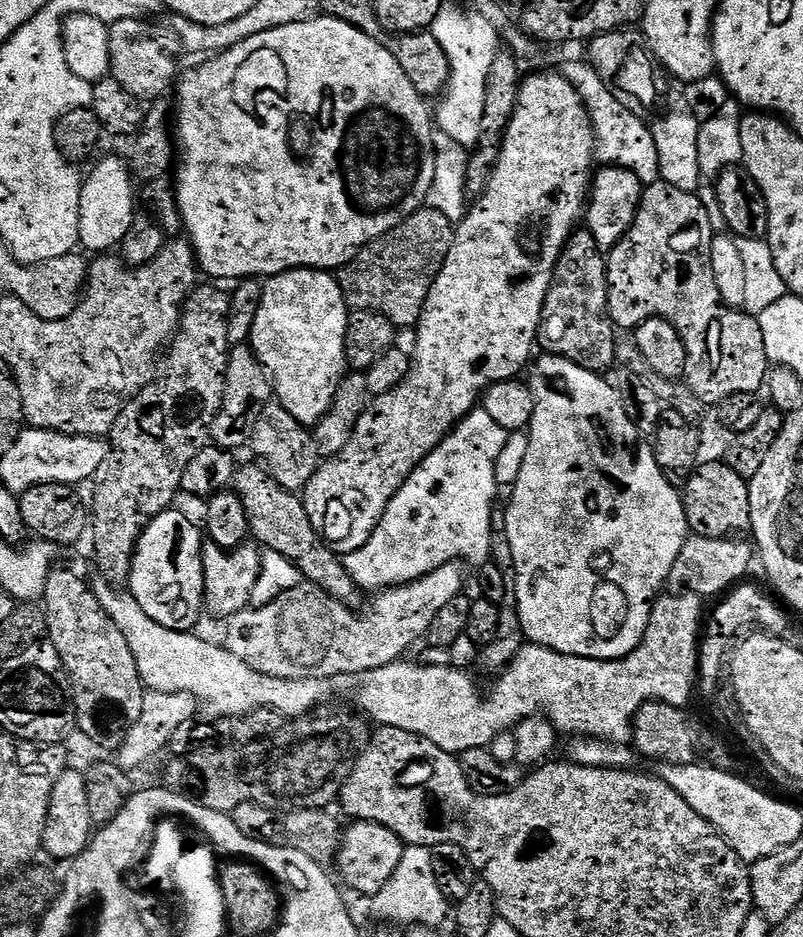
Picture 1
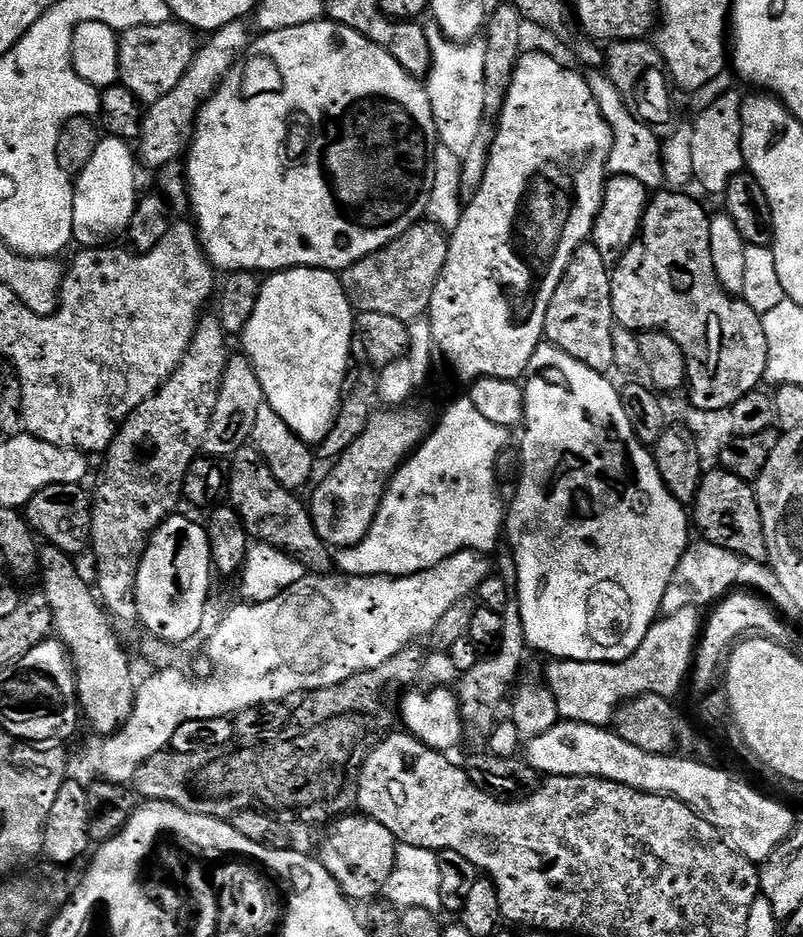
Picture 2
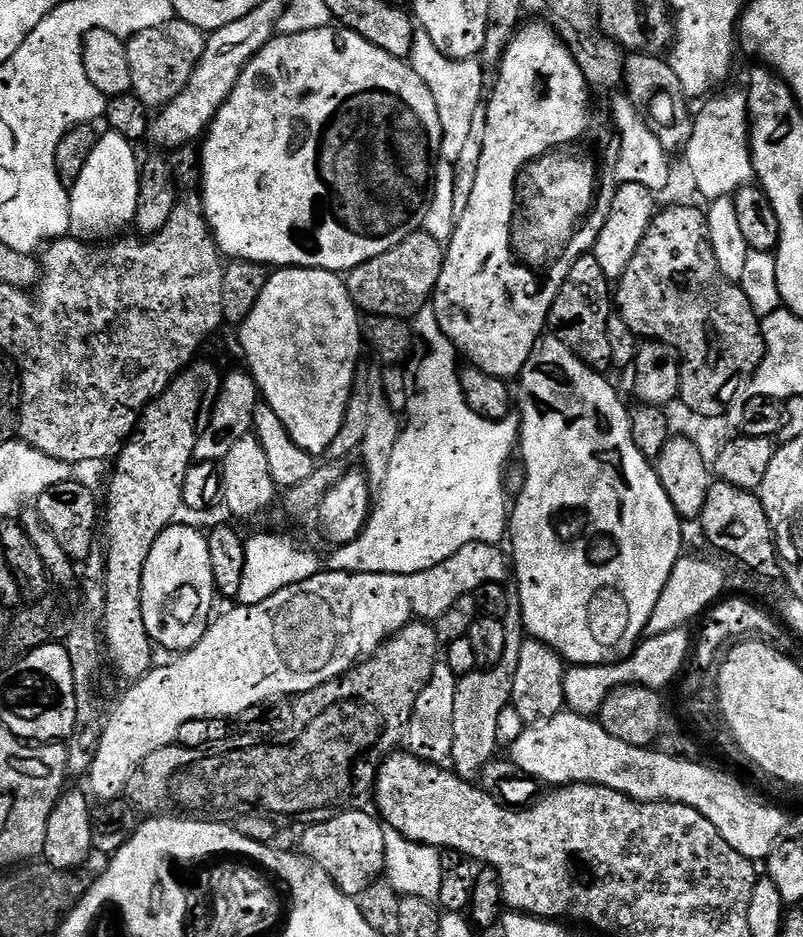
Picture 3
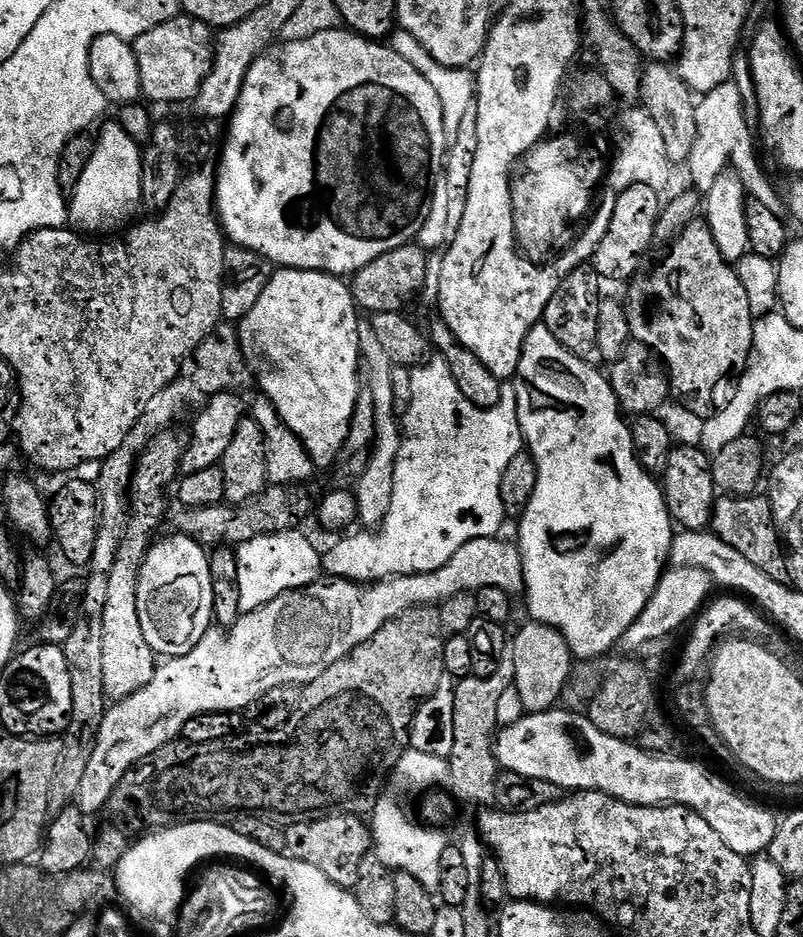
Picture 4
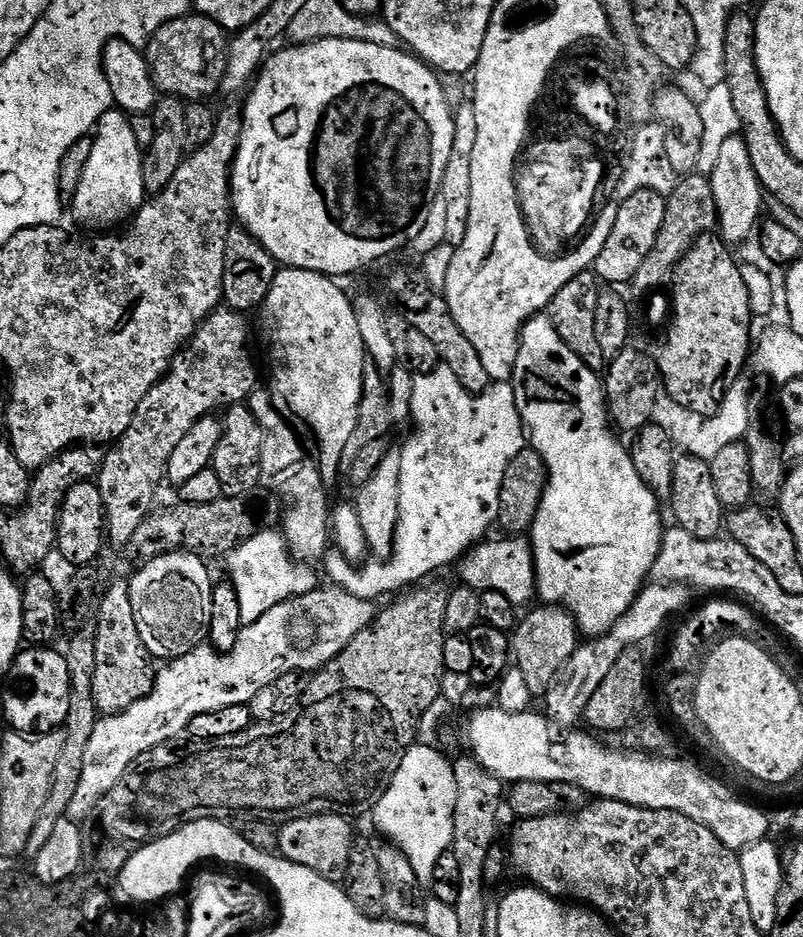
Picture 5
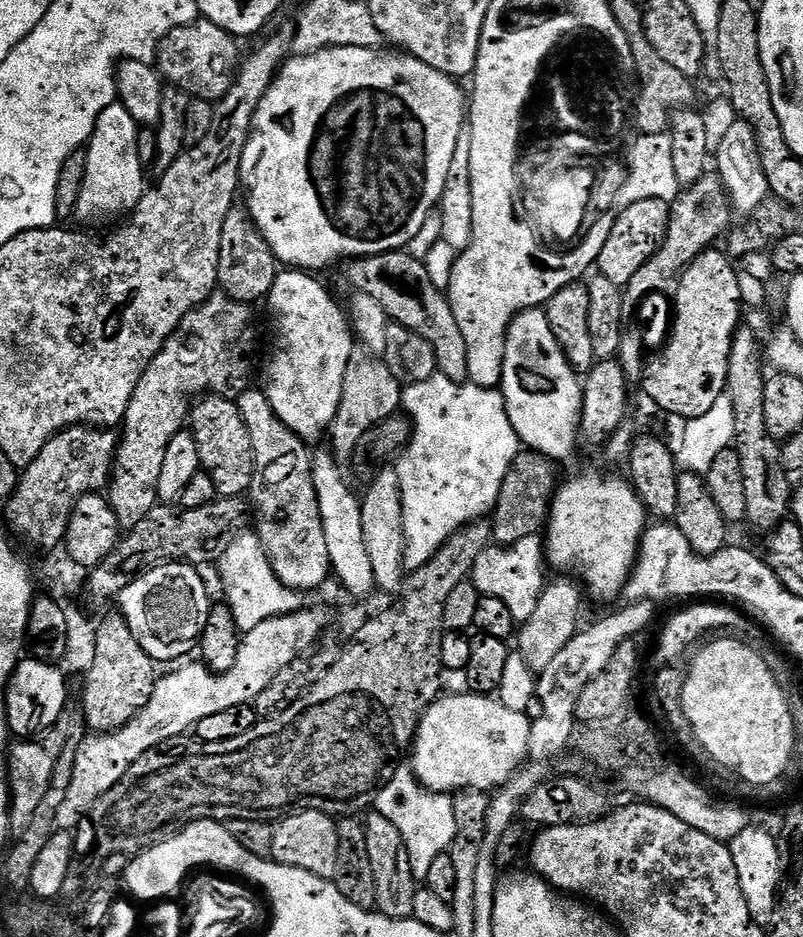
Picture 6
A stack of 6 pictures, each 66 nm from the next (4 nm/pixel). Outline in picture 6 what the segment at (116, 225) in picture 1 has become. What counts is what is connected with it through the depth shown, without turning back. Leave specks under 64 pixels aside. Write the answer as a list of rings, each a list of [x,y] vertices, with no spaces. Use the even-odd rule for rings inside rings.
[[[117,102],[102,110],[96,128],[92,131],[92,139],[86,145],[86,178],[82,182],[82,194],[78,194],[75,215],[77,221],[84,223],[81,225],[108,226],[127,217],[138,206],[146,191],[146,166],[138,154],[139,133],[140,128],[134,122],[130,110],[124,108],[123,104]]]

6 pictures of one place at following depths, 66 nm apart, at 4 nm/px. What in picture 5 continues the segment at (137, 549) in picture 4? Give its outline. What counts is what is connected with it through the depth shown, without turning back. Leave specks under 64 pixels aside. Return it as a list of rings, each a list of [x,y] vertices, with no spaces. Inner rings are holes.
[[[116,580],[108,588],[108,593],[101,595],[95,612],[94,625],[96,624],[95,639],[95,669],[93,680],[94,704],[100,716],[113,716],[146,698],[156,681],[157,669],[152,668],[154,657],[146,650],[146,642],[142,642],[142,634],[138,634],[138,618],[134,618],[134,602],[129,581]]]

